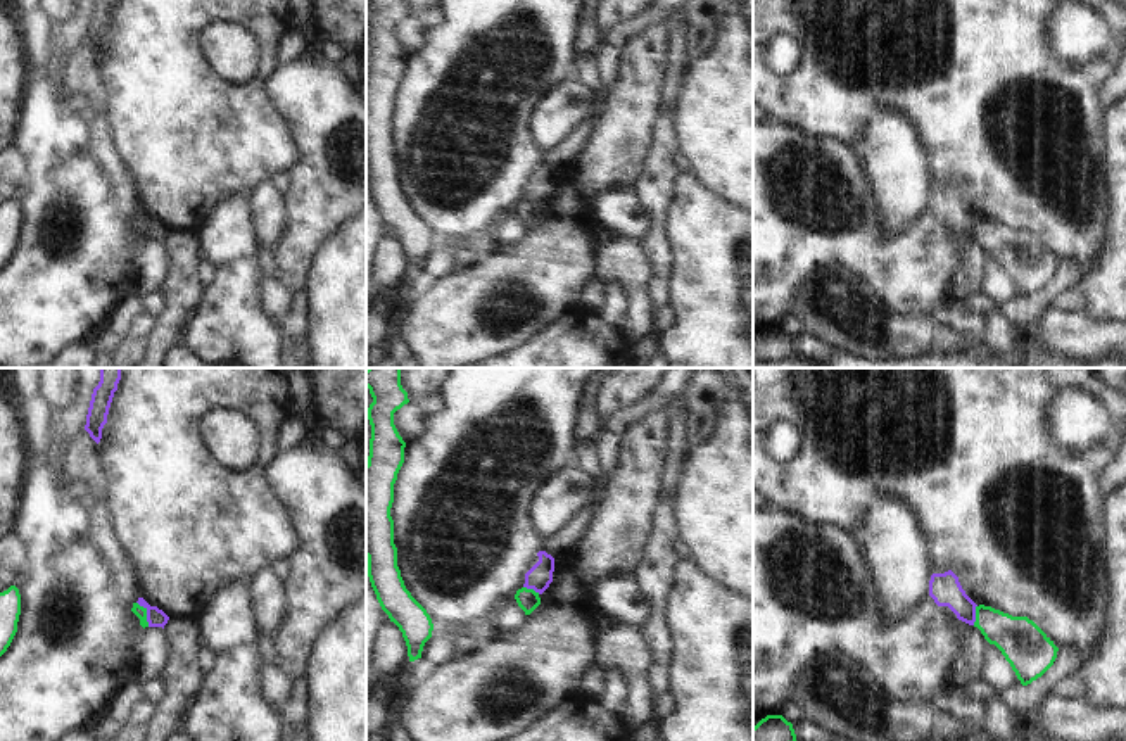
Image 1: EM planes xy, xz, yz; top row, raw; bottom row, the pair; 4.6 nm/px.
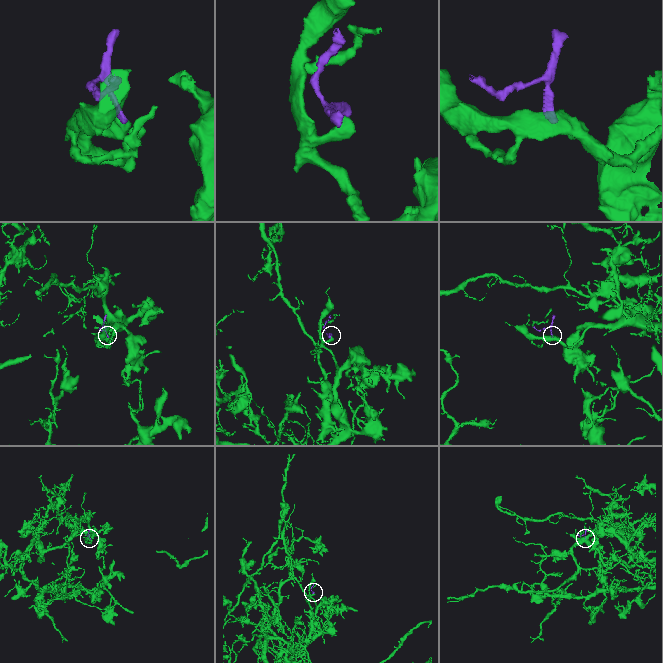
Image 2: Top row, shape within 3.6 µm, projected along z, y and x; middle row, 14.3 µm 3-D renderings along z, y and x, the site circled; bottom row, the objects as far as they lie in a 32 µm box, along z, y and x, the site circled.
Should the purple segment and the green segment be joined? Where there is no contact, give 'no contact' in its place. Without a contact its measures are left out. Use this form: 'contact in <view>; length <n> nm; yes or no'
contact in xy; length 130 nm; no

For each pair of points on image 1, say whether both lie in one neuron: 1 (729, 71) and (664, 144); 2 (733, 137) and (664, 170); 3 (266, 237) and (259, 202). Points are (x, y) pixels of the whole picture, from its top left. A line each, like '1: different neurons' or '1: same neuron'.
1: different neurons
2: different neurons
3: same neuron

